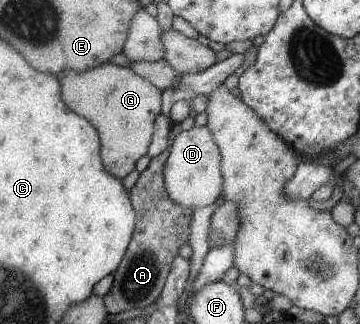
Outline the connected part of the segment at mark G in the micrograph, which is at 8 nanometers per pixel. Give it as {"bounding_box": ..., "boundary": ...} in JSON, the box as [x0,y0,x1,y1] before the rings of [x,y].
{"bounding_box":[60,63,162,179],"boundary":[[[105,63],[88,71],[65,70],[60,72],[63,95],[70,109],[88,118],[101,133],[103,159],[106,169],[124,179],[140,157],[147,155],[153,140],[157,117],[161,115],[162,92],[153,82],[134,73],[129,67]]]}

